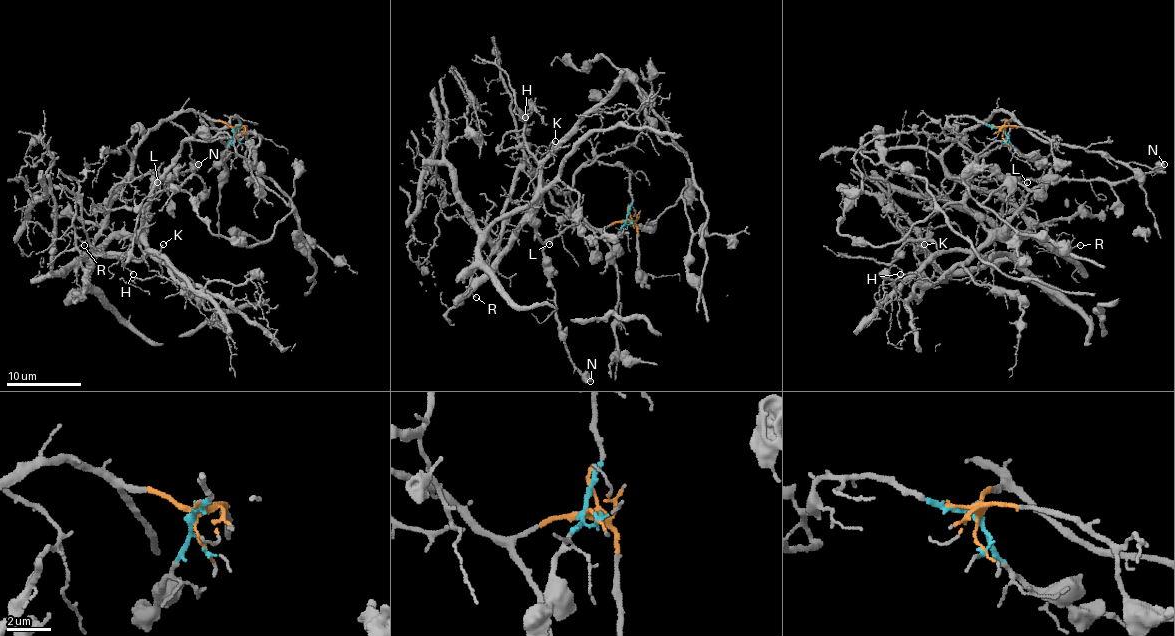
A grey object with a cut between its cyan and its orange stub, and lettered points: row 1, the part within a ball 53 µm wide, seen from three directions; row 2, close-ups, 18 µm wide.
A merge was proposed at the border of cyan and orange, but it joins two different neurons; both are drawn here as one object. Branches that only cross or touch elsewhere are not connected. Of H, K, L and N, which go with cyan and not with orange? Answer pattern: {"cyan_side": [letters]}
{"cyan_side": ["L", "N"]}

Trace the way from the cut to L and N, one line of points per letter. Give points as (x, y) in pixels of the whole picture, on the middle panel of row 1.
L: (626, 220), (628, 171), (621, 164), (587, 162), (568, 192), (542, 182), (532, 205), (534, 233), (549, 244)
N: (626, 220), (632, 198), (621, 164), (591, 162), (568, 192), (542, 182), (532, 205), (561, 338), (591, 382)

